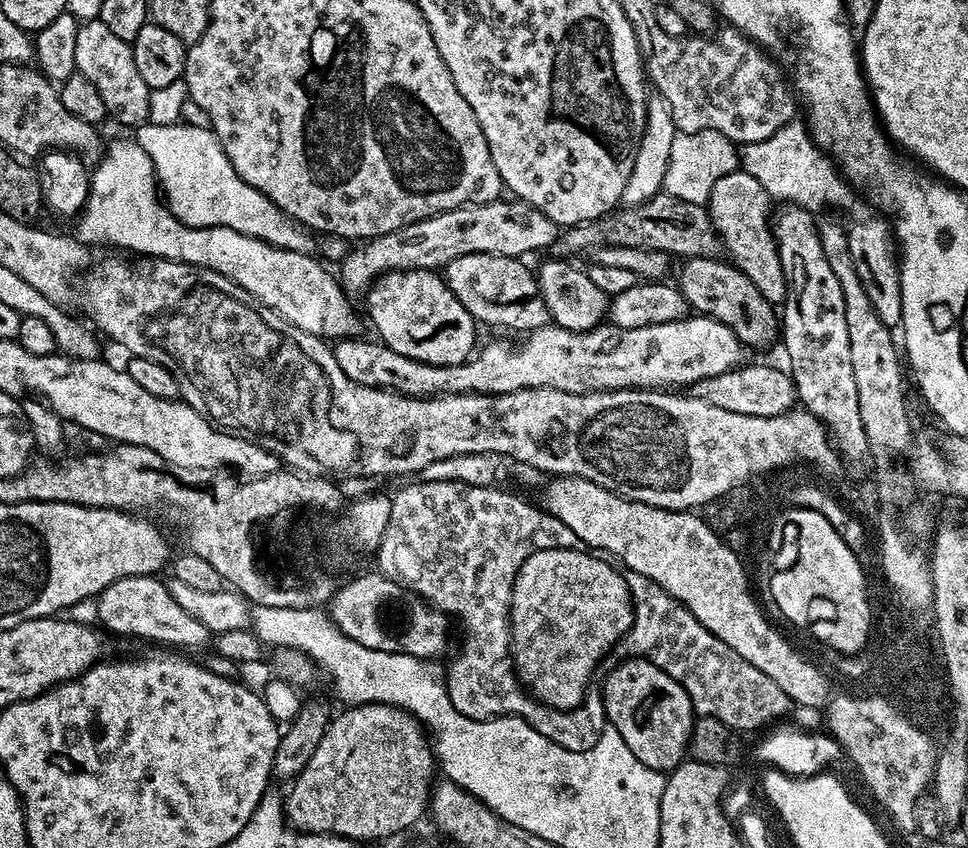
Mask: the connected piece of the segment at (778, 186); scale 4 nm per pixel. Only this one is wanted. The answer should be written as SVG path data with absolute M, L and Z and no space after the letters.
M801 119L792 120L766 140L741 145L738 164L741 171L757 179L775 201L778 199L779 202L799 204L813 214L834 206L838 210L850 212L853 223L872 218L871 205L848 184L835 161L817 147L807 123Z

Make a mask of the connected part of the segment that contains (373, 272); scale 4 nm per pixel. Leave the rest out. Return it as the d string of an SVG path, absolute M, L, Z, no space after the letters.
M501 198L488 204L465 204L462 208L440 212L390 234L357 243L339 261L338 279L349 297L356 298L359 292L360 295L367 293L372 283L385 272L406 272L410 268L443 270L454 258L475 252L524 258L527 252L551 249L557 235L558 226L553 220L519 198Z

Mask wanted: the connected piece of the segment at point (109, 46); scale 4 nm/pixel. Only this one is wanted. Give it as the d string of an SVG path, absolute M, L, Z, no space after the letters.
M97 18L81 23L78 39L74 42L74 62L76 70L86 78L90 78L90 82L94 82L94 87L98 89L98 95L102 98L102 102L106 102L106 110L111 119L116 119L120 124L132 124L131 126L139 126L147 121L150 89L146 86L146 81L142 79L142 74L138 74L138 65L134 62L131 43L117 38L108 29L106 22Z

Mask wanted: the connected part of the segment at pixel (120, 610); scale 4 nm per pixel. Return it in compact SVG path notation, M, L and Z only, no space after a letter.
M155 575L127 576L110 586L106 586L95 597L96 616L101 625L109 633L117 632L120 636L138 636L142 640L154 640L158 644L174 644L175 649L200 648L209 643L210 633L198 618L186 614L178 602L174 602L174 594L170 594L167 583Z

